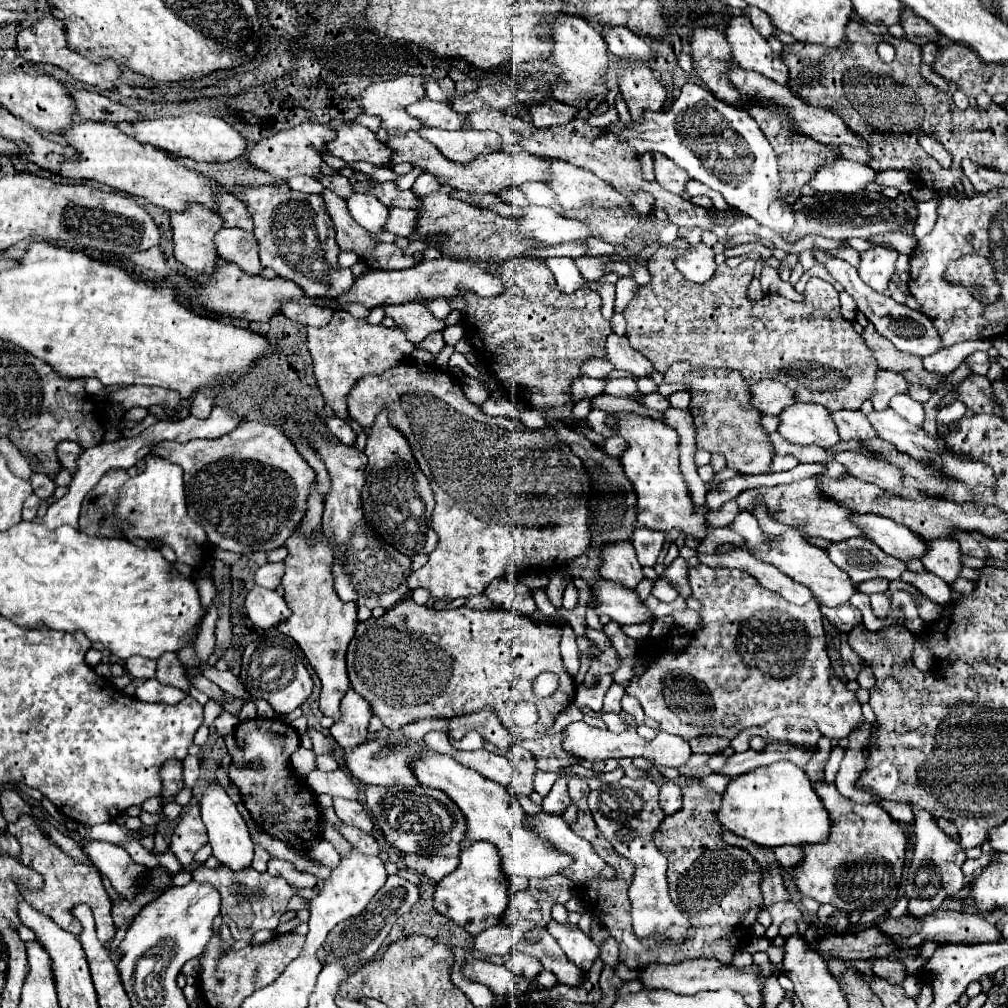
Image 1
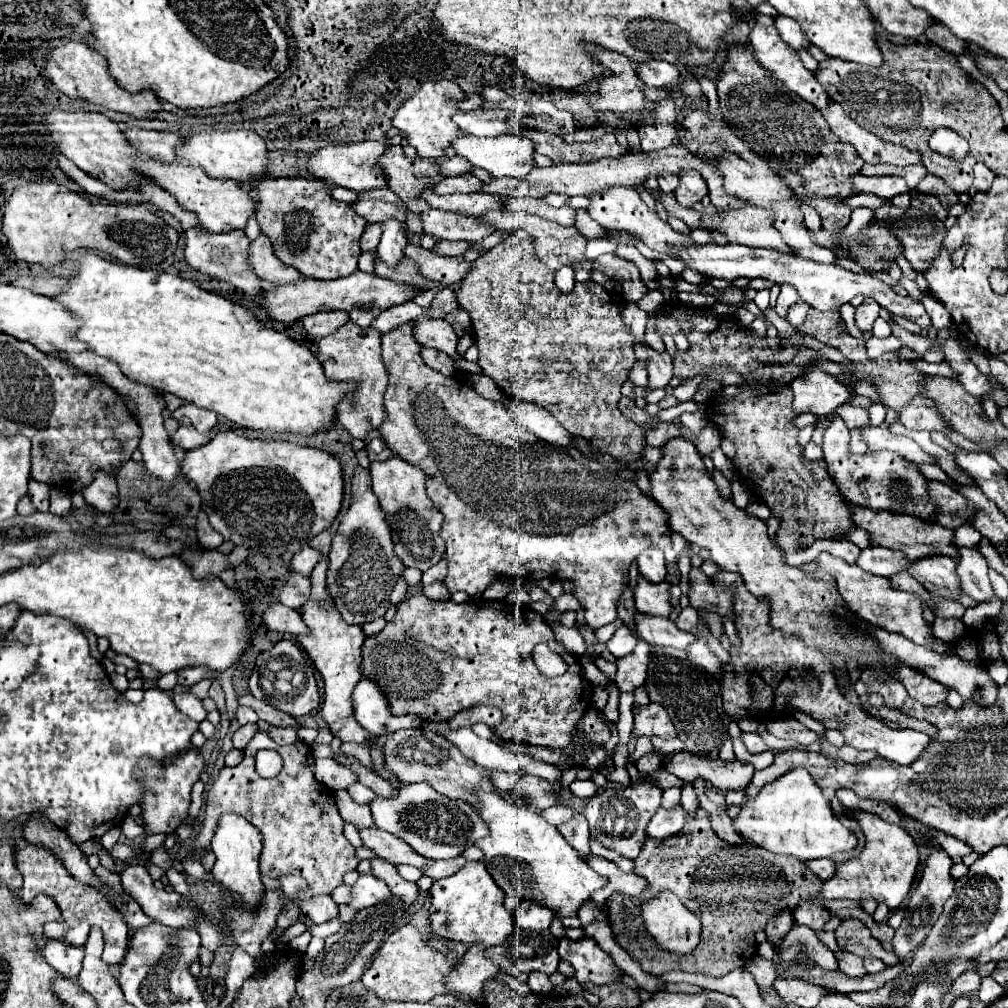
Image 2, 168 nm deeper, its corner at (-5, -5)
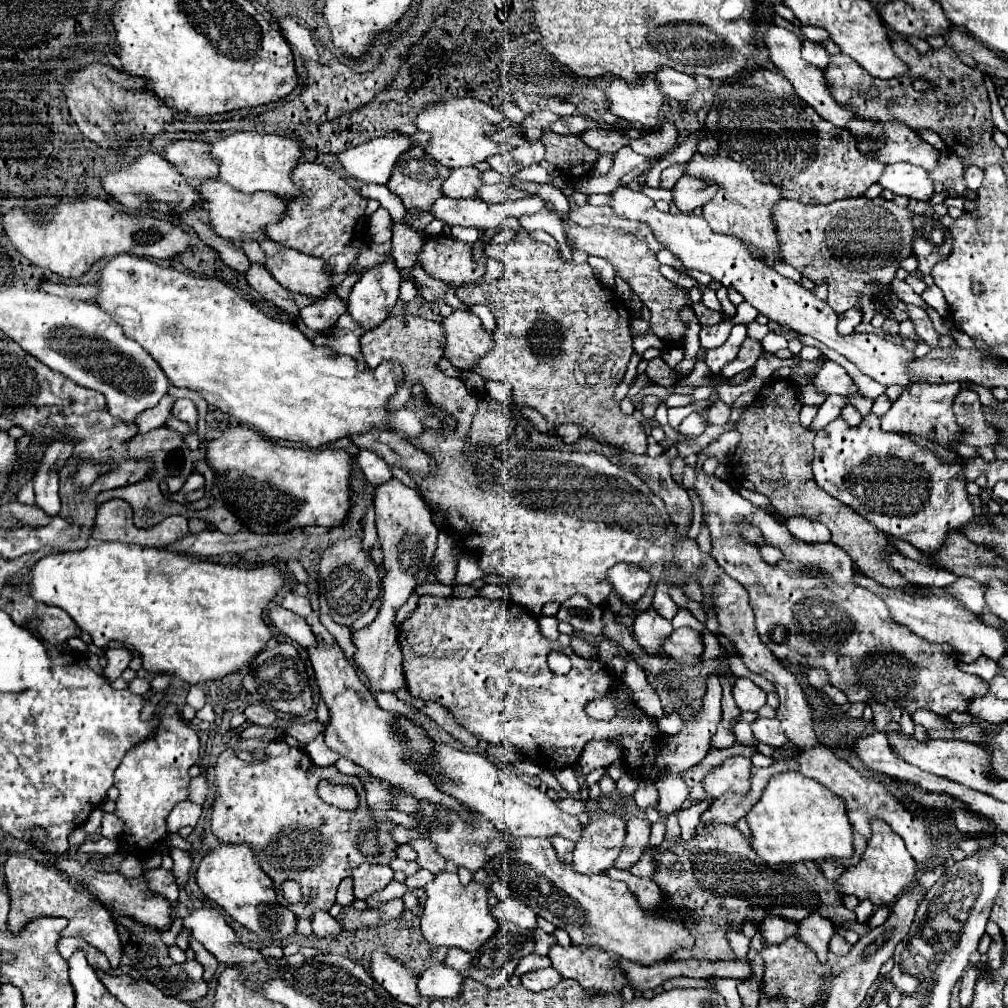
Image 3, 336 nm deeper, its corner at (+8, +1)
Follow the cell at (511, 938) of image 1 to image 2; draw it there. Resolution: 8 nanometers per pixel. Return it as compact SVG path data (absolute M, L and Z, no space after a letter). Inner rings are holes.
M471 946L465 956L455 964L455 972L447 976L447 990L467 996L467 1000L479 1004L483 984L493 978L499 968L485 956L485 946Z

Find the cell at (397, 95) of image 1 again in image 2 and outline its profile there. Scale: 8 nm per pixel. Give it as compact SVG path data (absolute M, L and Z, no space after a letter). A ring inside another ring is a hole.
M451 80L428 81L419 88L417 94L413 94L409 100L403 102L403 106L395 112L393 126L399 128L407 138L409 144L415 146L417 154L421 158L447 158L445 150L451 148L451 140L461 134L459 126L451 120L451 116L457 110L457 102L465 100L467 94L459 88L457 82Z

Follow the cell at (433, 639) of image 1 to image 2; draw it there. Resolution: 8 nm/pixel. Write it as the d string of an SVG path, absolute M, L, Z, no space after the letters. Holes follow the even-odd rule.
M417 594L399 604L395 618L387 622L379 634L365 640L361 672L383 688L391 710L397 716L411 712L429 722L445 722L465 708L493 706L503 714L501 724L493 728L495 736L501 740L513 740L571 754L573 750L581 750L581 746L591 744L587 738L575 736L575 732L579 720L589 710L593 684L583 678L579 662L569 666L569 670L559 678L547 678L539 672L533 662L533 650L537 644L549 642L551 638L553 632L549 622L531 606L511 604L507 600L479 600L477 604L455 604L451 600L435 602L423 594Z

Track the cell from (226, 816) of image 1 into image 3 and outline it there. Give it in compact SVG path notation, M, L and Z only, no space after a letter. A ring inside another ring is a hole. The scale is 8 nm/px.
M220 842L216 848L206 854L196 870L196 882L200 890L218 906L222 906L236 922L250 928L258 936L264 936L266 942L276 938L288 938L296 930L296 916L282 908L276 900L272 880L262 872L260 862L256 860L248 842L228 844Z

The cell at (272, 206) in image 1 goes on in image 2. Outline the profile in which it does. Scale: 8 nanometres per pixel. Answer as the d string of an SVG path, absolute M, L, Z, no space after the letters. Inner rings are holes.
M269 178L253 188L257 202L255 218L261 224L265 236L271 238L275 256L299 268L307 278L335 280L357 272L357 260L361 254L359 240L367 226L351 204L331 198L331 186L315 178Z

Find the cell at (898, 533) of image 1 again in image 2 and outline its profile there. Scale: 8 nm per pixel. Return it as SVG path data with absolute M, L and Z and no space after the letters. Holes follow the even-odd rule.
M927 556L923 560L915 560L909 572L929 590L929 594L945 600L957 600L963 596L963 590L959 588L959 576L955 568L957 564L949 556Z

